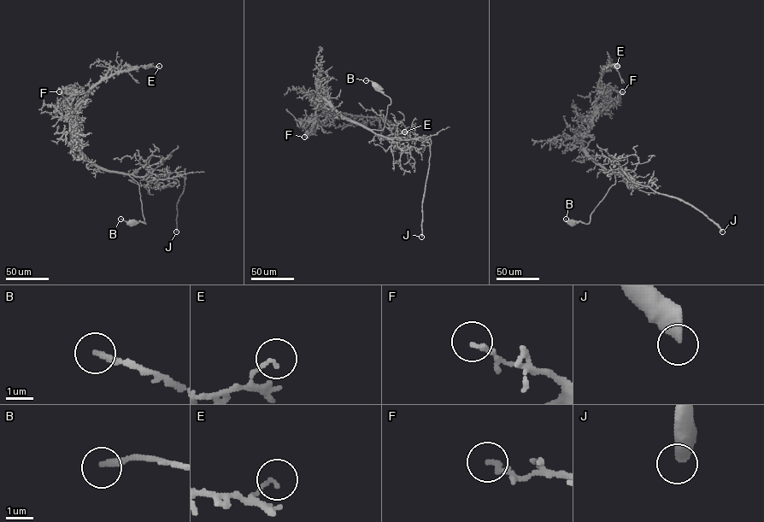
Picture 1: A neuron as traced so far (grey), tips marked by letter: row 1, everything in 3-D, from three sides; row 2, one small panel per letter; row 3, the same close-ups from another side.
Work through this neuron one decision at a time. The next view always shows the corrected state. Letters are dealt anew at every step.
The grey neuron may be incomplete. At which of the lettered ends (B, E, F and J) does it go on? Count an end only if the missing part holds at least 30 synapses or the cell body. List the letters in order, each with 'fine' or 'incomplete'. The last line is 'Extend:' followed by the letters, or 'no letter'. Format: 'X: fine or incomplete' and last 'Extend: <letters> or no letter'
B: fine
E: fine
F: fine
J: incomplete
Extend: J

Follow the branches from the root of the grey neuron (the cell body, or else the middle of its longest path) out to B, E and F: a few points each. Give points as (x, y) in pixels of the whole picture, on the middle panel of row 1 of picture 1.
B: (325, 99), (344, 117), (370, 129), (382, 130), (390, 99), (373, 82), (366, 80)
E: (325, 99), (319, 96), (316, 103), (319, 108), (332, 113), (379, 118), (390, 128), (404, 131)
F: (325, 99), (319, 96), (316, 103), (315, 116), (321, 122), (314, 133), (304, 137)

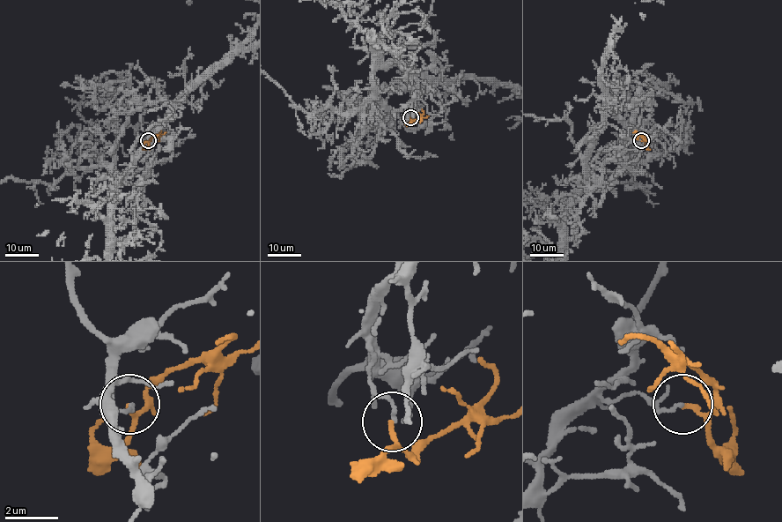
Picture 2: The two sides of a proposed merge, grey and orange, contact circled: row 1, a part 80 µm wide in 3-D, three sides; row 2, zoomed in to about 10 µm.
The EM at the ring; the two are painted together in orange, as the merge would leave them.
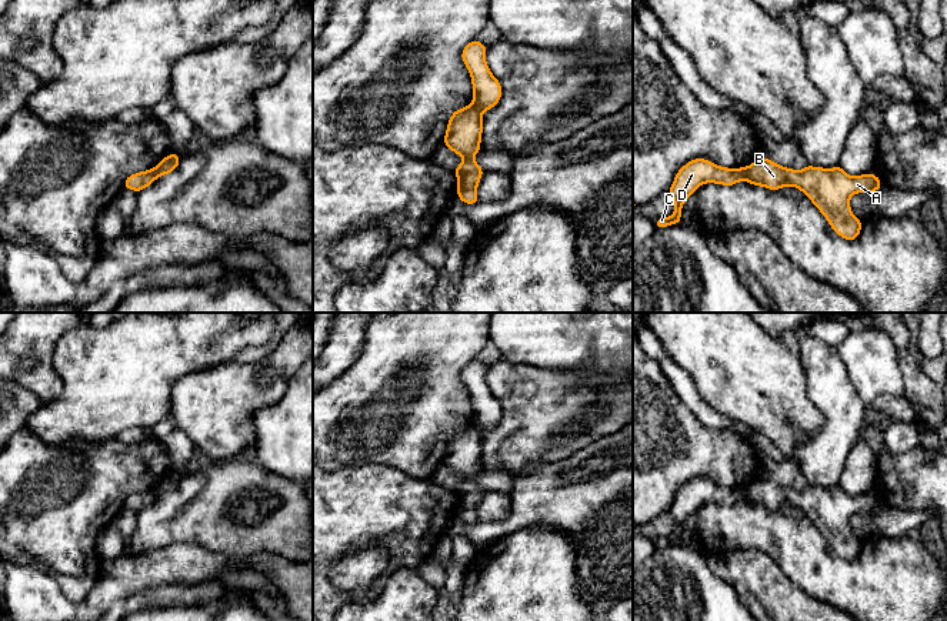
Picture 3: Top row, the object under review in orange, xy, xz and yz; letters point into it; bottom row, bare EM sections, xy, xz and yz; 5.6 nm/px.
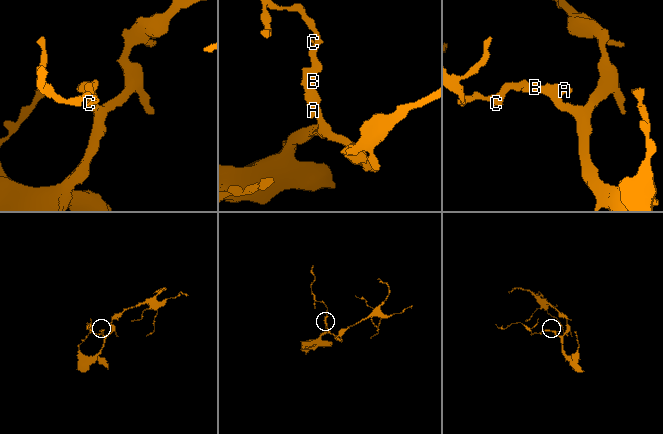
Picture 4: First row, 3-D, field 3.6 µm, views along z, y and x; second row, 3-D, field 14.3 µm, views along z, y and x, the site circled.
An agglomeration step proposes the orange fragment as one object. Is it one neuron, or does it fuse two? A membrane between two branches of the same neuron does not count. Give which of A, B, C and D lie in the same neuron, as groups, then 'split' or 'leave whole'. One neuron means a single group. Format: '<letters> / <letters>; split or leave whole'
A B / C D; split

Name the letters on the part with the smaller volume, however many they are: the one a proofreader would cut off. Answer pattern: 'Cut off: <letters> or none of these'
Cut off: C, D

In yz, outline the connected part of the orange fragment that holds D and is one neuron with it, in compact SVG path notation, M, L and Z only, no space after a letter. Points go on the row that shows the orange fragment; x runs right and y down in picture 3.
M694 158L684 164L676 174L674 181L668 190L674 201L674 214L671 217L658 217L656 220L657 230L666 226L680 224L681 208L684 201L701 184L714 183L723 186L734 186L744 178L747 167L726 168L720 167L706 158Z

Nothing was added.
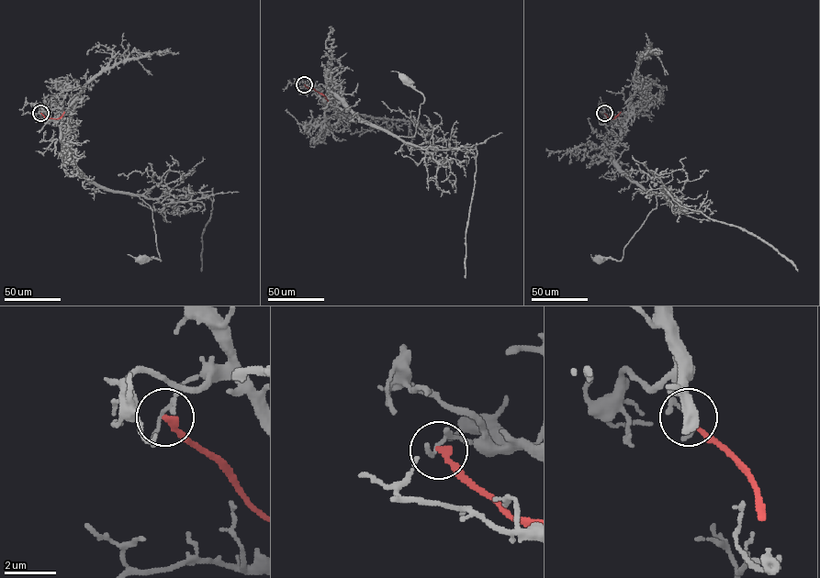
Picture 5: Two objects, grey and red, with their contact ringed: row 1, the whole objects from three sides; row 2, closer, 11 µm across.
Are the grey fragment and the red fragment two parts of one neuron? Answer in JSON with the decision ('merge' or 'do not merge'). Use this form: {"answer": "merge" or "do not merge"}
{"answer": "do not merge"}

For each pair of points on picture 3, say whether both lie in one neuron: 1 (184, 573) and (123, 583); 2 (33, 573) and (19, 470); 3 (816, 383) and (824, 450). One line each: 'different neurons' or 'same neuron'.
1: same neuron
2: different neurons
3: same neuron

